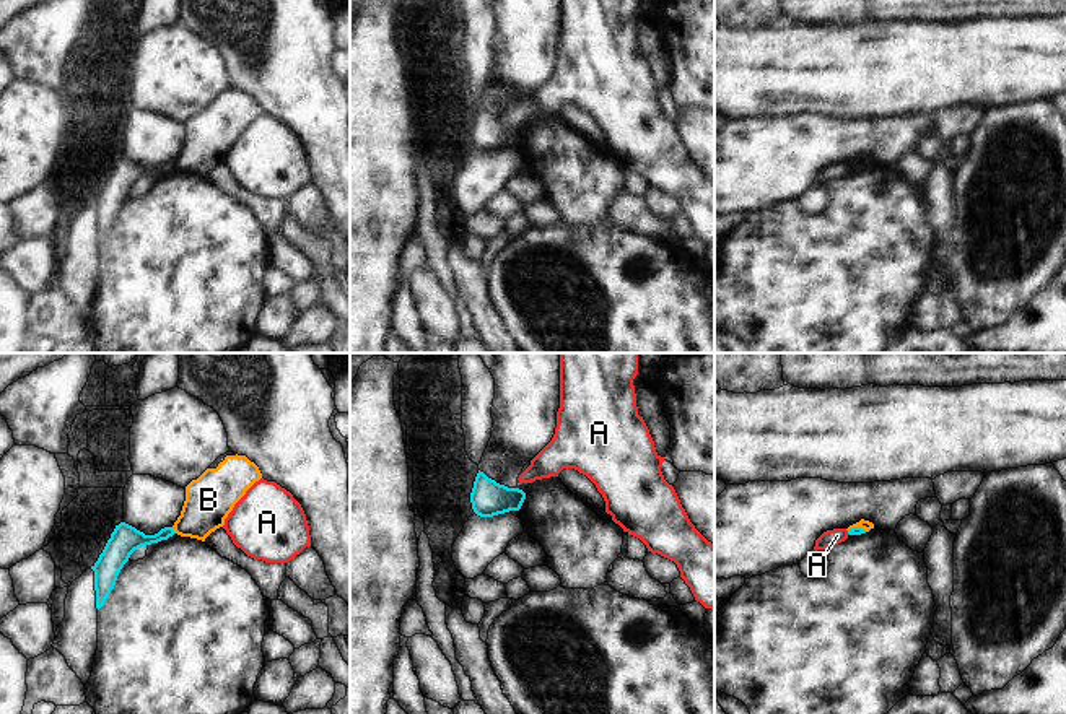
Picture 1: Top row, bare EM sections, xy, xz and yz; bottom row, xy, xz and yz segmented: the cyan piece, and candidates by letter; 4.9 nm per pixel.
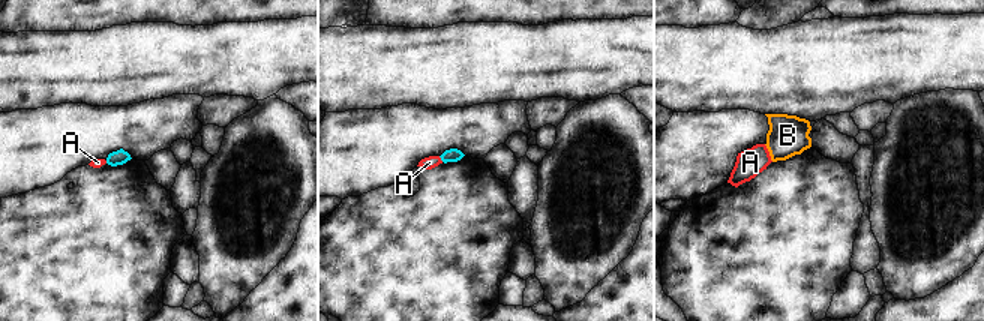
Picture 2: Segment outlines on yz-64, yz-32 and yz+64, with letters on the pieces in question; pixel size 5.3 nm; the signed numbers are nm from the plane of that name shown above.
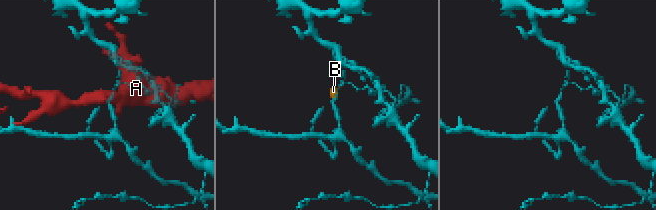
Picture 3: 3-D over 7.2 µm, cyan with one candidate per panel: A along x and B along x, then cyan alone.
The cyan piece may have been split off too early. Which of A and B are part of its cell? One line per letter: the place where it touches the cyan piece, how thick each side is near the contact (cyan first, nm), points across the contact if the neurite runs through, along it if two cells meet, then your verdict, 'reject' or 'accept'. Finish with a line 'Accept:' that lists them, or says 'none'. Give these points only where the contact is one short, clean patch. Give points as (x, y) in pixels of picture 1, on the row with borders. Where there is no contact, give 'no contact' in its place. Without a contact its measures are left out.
A: meets cyan in yz at (848, 532); 50 nm thick on the cyan side, 80 nm on the other; reject
B: meets cyan in xy at (173, 531); 150 nm thick on the cyan side, 240 nm on the other; border along xy (171, 527), (176, 532); reject
Accept: none

